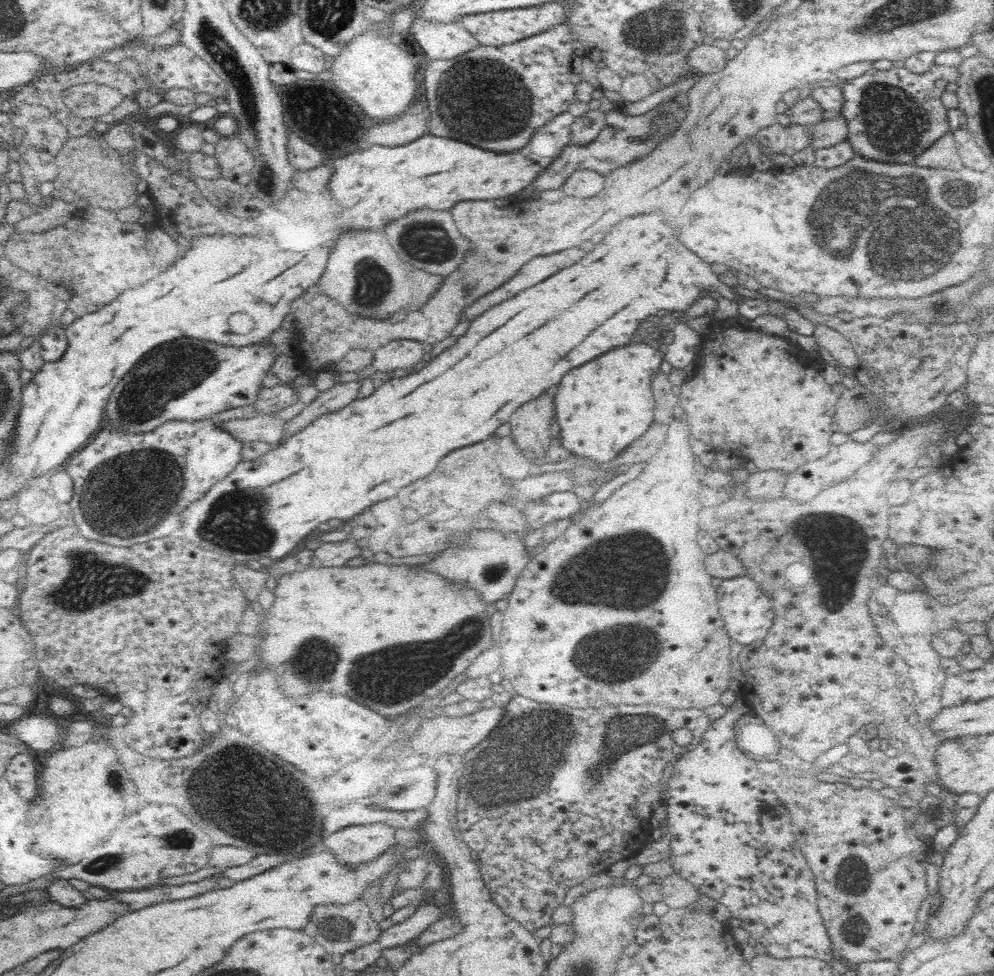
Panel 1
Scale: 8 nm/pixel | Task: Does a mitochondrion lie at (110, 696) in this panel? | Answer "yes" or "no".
no

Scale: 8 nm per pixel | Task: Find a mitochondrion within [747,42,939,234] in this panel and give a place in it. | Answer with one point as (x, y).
(894, 128)

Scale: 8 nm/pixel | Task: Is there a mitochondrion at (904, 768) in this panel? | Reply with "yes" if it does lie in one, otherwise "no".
no

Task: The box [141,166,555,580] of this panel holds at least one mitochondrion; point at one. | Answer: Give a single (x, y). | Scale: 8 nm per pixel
(254, 531)

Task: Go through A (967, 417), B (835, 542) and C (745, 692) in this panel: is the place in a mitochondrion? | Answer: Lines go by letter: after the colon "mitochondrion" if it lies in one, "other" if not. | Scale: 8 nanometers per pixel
A: other
B: mitochondrion
C: other

